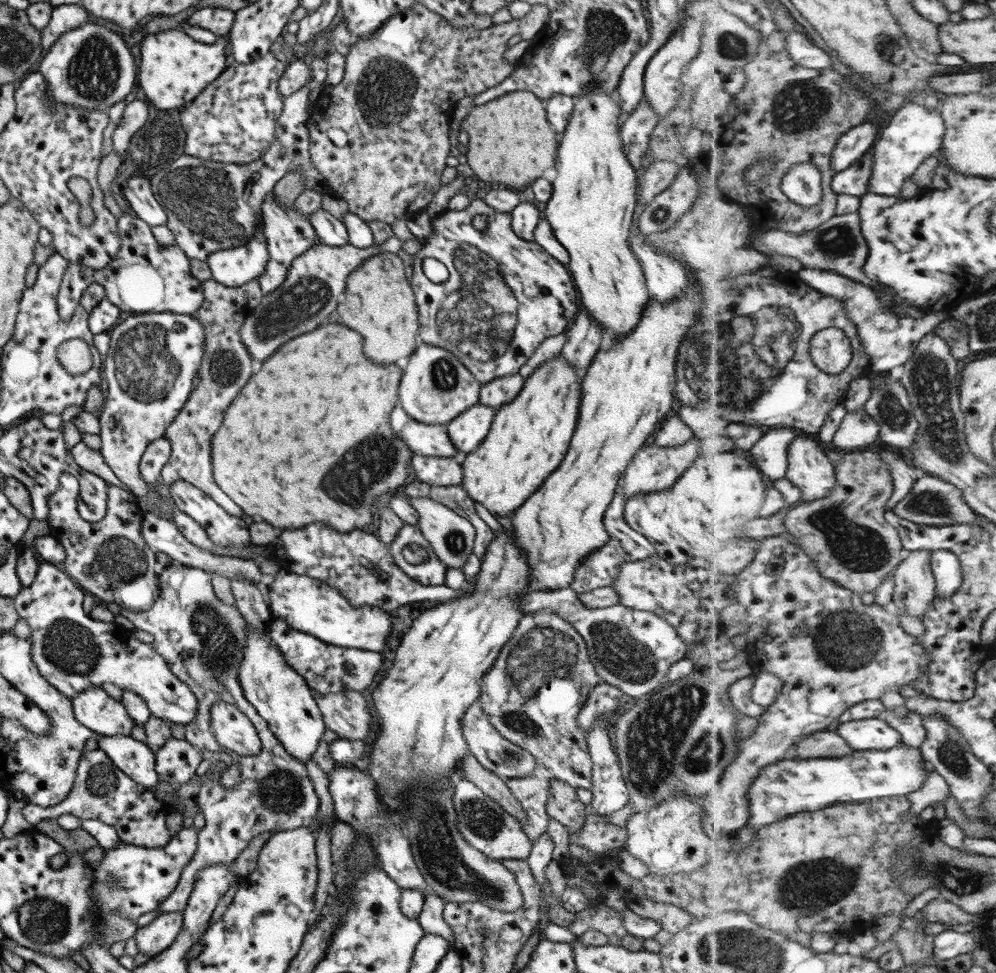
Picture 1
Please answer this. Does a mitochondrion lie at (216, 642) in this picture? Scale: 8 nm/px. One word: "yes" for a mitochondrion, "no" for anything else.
yes

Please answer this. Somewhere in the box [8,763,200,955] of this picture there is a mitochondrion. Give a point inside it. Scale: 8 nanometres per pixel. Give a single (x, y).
(43, 922)

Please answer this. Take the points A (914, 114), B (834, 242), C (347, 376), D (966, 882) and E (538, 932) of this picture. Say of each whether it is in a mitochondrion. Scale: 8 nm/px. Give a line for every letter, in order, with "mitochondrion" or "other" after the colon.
A: other
B: mitochondrion
C: other
D: mitochondrion
E: other

